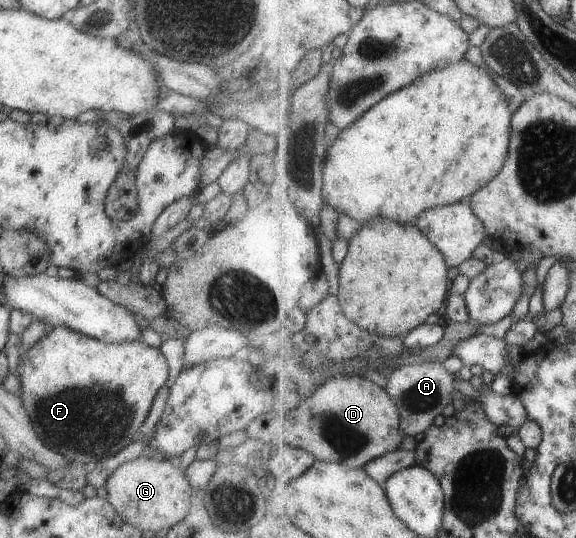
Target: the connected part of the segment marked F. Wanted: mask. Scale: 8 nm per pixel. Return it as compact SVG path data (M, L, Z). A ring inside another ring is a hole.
M58 327L52 329L51 333L46 333L26 354L22 354L21 363L20 366L18 366L16 374L20 376L21 380L22 388L20 397L23 400L24 408L29 412L29 418L32 419L35 431L38 433L42 442L52 450L65 456L72 464L90 468L98 461L118 454L120 450L126 448L128 444L131 445L136 438L140 436L140 426L142 426L142 423L146 420L146 416L148 416L148 412L150 412L150 406L152 406L158 390L160 390L160 388L166 384L166 380L168 380L168 363L166 363L166 358L160 349L147 345L143 340L106 344L97 338L83 335L69 328Z

